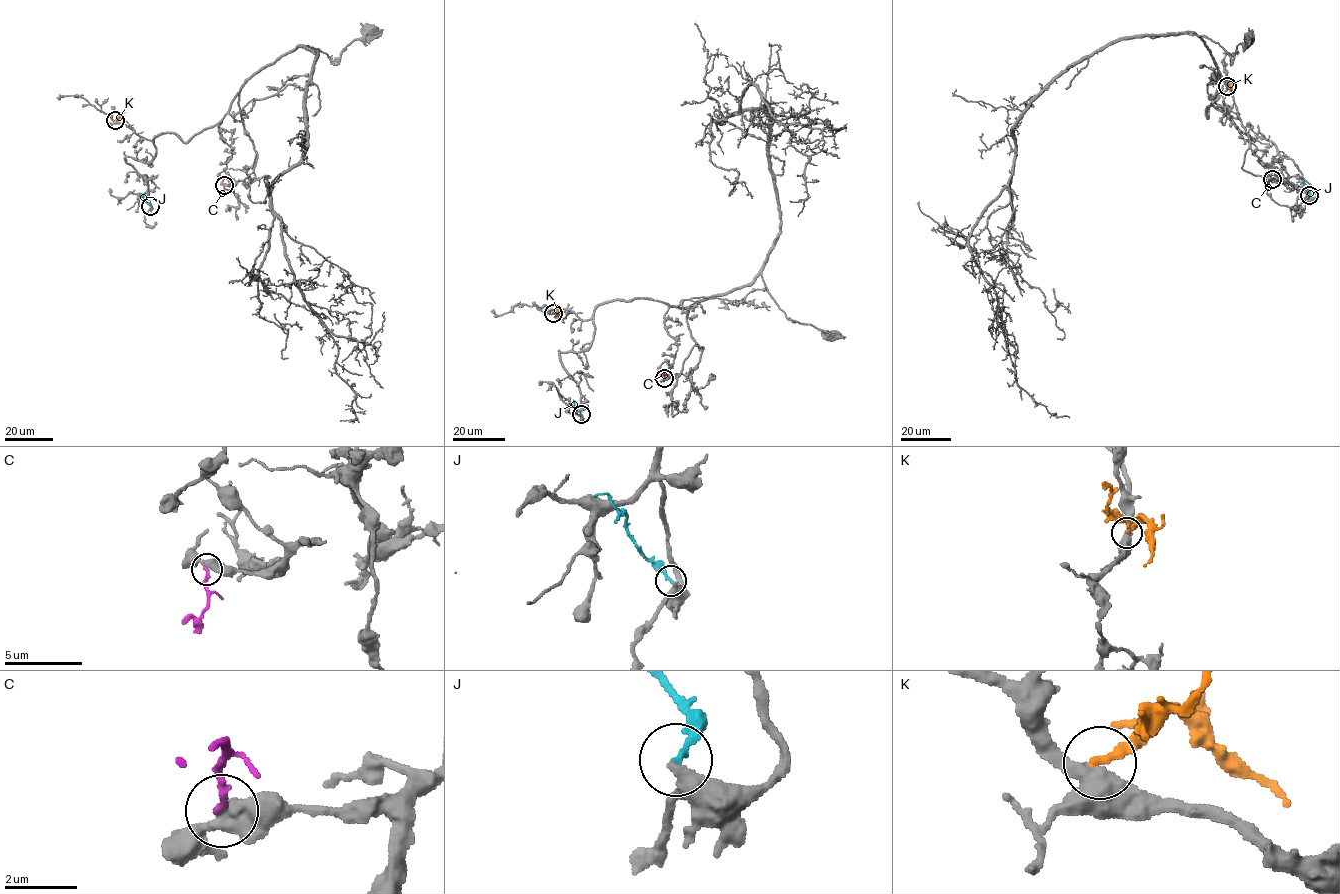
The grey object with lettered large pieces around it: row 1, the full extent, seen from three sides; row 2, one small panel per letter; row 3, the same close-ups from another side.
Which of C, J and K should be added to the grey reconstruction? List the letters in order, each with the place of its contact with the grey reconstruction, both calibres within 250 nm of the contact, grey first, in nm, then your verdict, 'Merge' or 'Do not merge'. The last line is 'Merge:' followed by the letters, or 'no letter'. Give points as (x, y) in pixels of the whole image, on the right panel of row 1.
C: Touches grey at (1272, 179). Thickness 500 nm (grey) against 220 nm. Do not merge
J: Touches grey at (1309, 195). Thickness 280 nm (grey) against 220 nm. Do not merge
K: Touches grey at (1227, 86). Thickness 500 nm (grey) against 260 nm. Do not merge
Merge: no letter

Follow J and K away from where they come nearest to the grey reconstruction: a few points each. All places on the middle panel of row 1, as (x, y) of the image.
J: (581, 414), (575, 411), (573, 400)
K: (553, 313), (566, 317)

